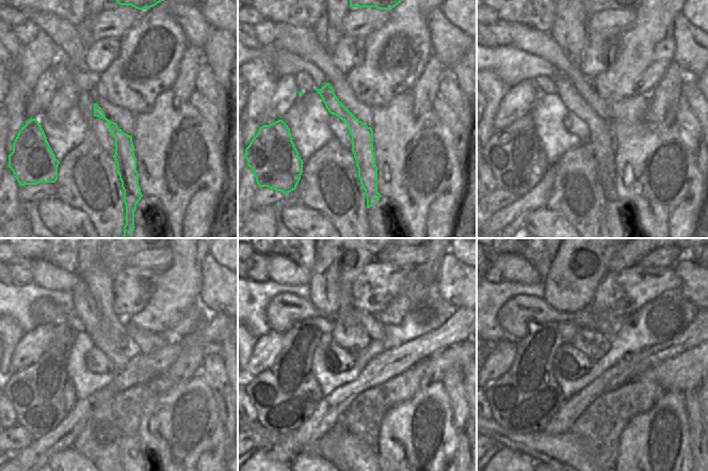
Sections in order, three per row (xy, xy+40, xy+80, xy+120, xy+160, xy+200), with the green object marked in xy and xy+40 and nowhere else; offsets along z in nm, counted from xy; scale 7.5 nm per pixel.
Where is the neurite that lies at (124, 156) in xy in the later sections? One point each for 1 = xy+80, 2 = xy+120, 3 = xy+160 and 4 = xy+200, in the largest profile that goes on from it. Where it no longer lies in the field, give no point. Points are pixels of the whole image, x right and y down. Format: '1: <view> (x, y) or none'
1: xy+80 (601, 145)
2: xy+120 (85, 308)
3: xy+160 (341, 260)
4: xy+200 (581, 262)

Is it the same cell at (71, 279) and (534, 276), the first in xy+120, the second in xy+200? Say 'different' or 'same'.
same

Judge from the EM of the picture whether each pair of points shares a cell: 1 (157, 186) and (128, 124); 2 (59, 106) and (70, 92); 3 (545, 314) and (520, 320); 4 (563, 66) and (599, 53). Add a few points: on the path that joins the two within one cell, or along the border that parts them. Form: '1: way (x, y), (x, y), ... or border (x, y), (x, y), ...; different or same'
1: border (134, 116), (134, 131), (131, 135); different
2: way (62, 103), (67, 95); same
3: way (538, 314), (527, 314); same
4: border (578, 66), (589, 78); different

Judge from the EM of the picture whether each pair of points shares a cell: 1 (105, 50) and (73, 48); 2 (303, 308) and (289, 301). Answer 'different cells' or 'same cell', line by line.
1: different cells
2: same cell

